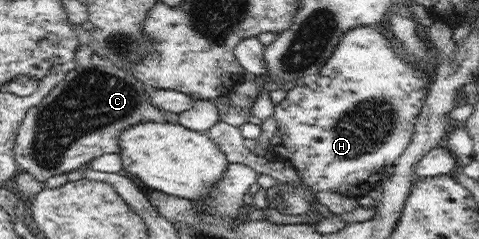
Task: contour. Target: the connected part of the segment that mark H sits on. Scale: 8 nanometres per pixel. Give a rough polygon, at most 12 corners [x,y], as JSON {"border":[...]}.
{"border":[[357,26],[274,108],[267,144],[315,192],[367,195],[411,144],[432,83]]}

